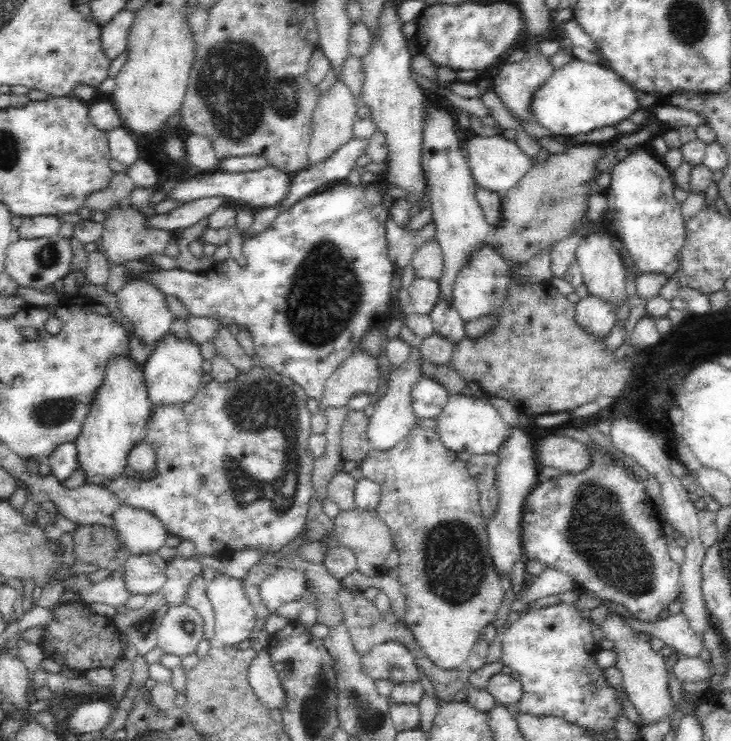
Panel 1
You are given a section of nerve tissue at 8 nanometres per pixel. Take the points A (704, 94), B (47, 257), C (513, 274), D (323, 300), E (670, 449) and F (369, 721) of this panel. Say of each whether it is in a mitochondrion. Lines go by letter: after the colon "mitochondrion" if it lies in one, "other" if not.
A: other
B: mitochondrion
C: other
D: mitochondrion
E: other
F: mitochondrion

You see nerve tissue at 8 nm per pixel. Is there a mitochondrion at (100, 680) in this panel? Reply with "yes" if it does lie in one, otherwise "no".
no

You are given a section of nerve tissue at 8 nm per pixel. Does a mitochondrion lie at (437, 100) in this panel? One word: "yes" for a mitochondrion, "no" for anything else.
no

